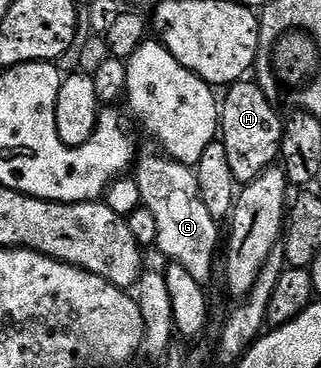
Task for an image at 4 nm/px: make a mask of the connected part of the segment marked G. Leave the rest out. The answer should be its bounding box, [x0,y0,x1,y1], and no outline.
[135,154,220,287]

